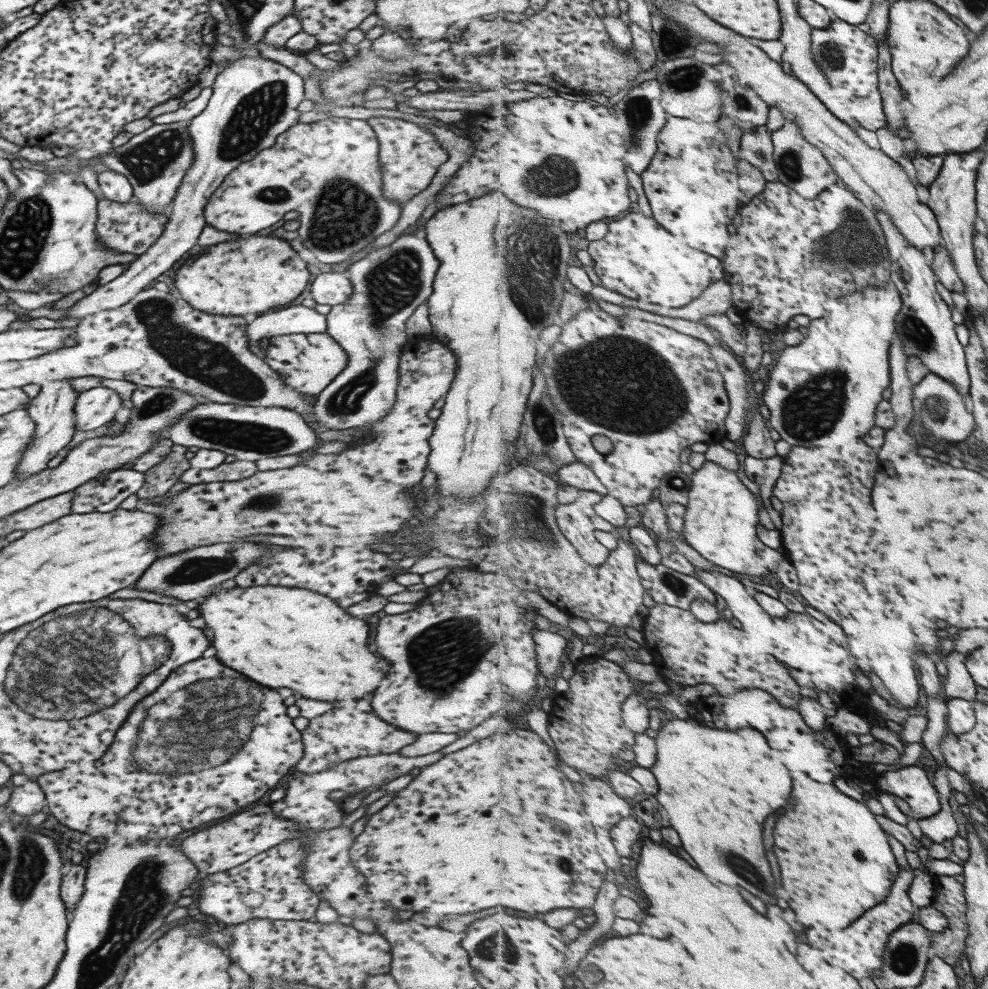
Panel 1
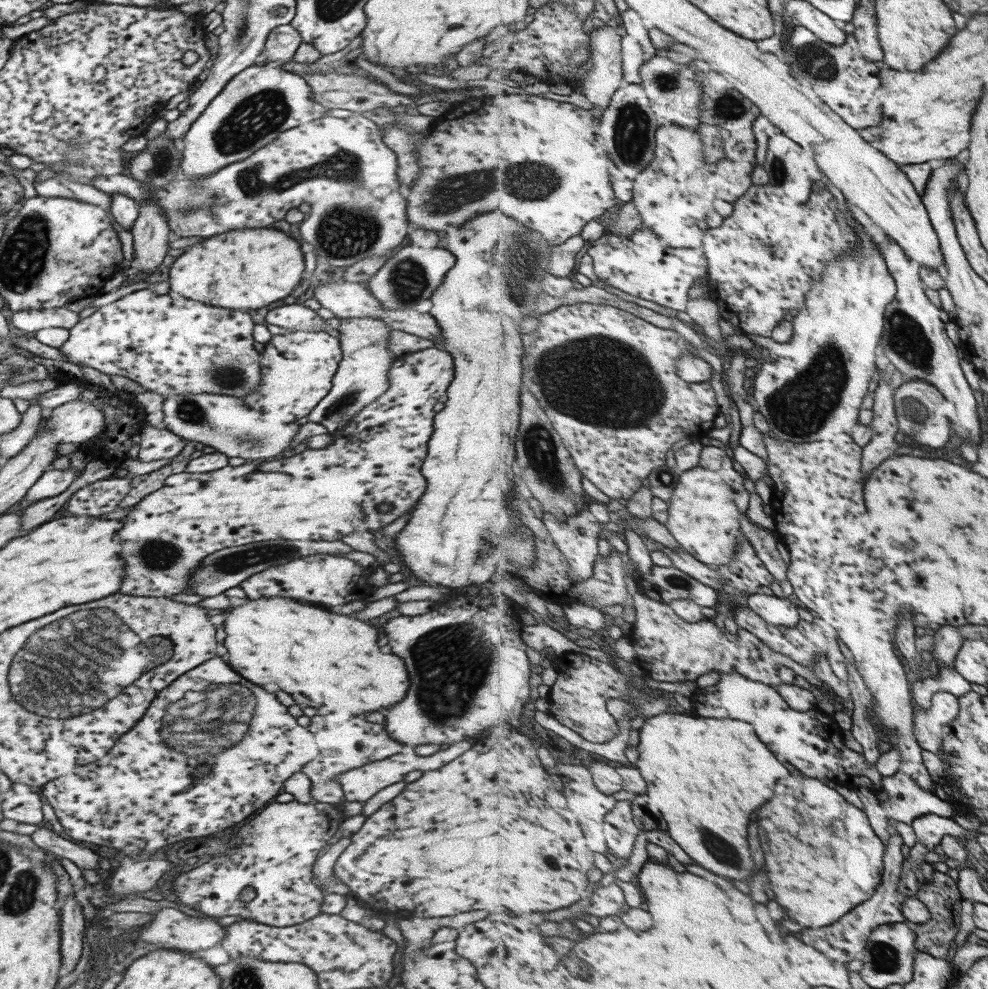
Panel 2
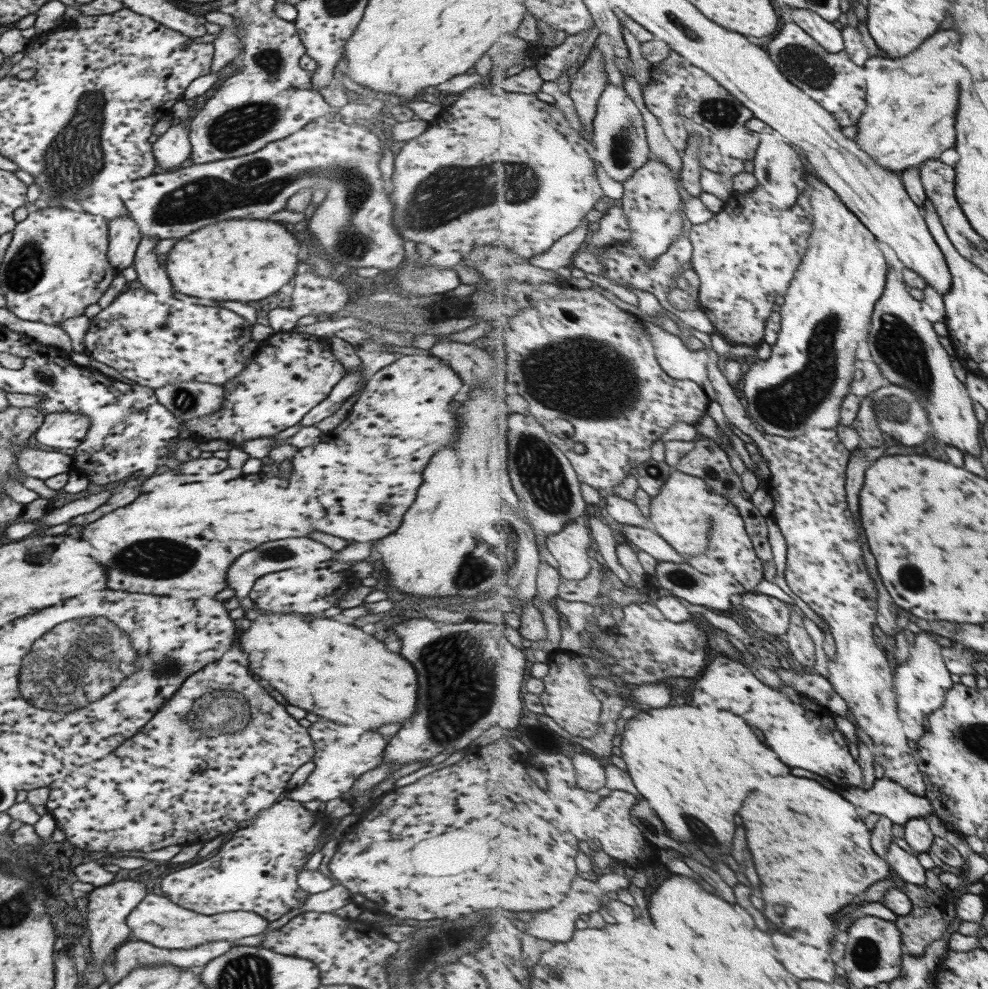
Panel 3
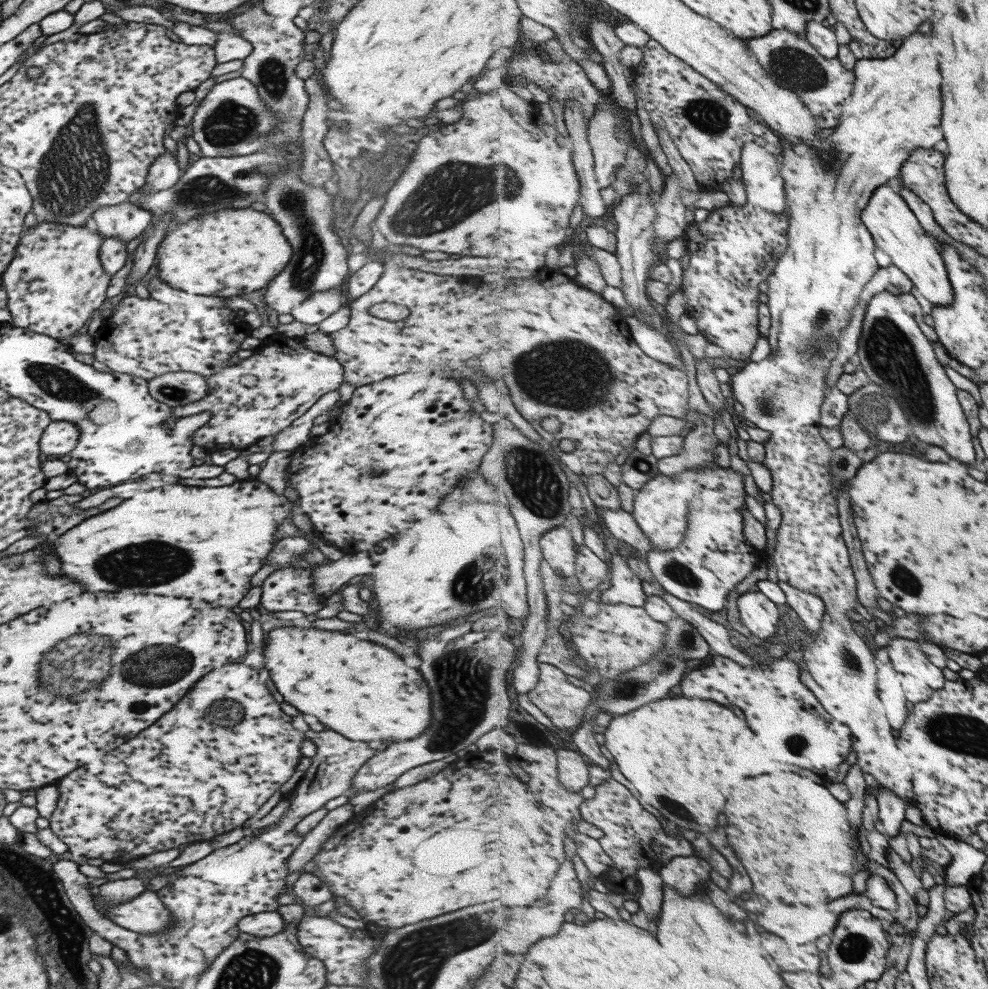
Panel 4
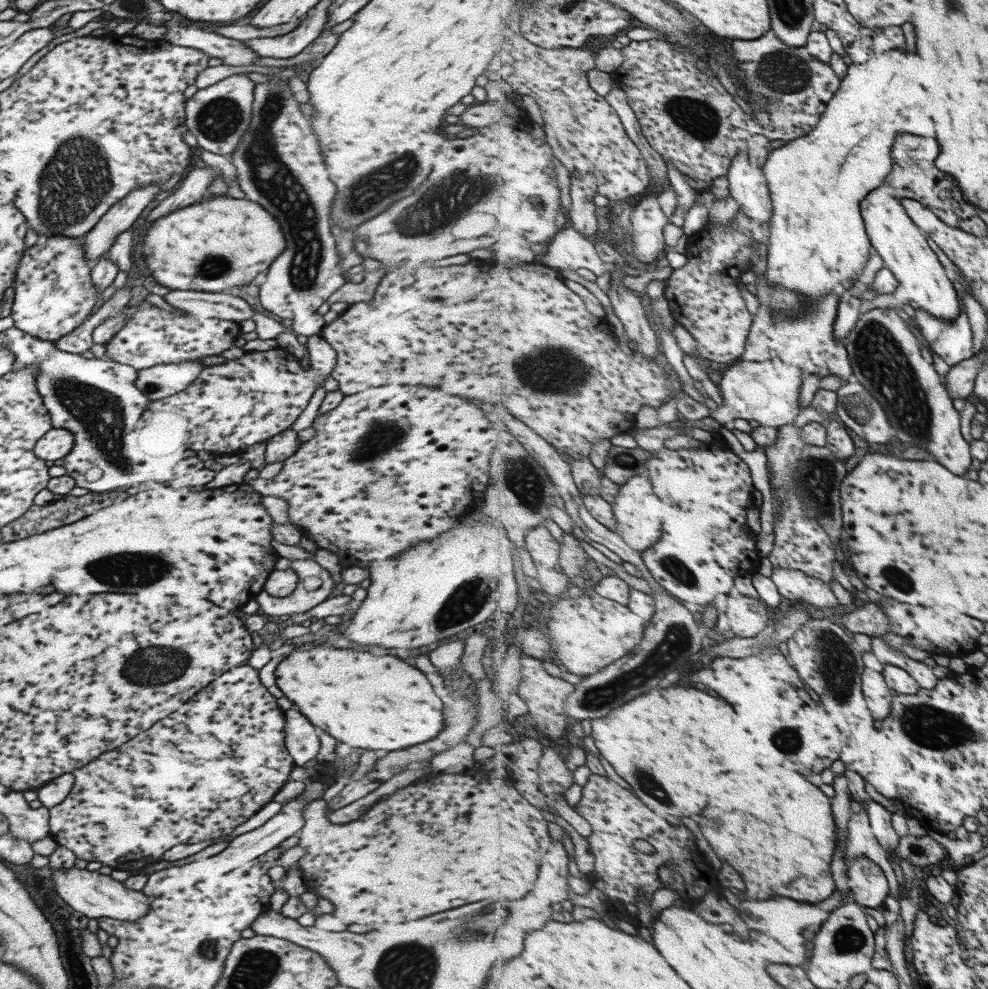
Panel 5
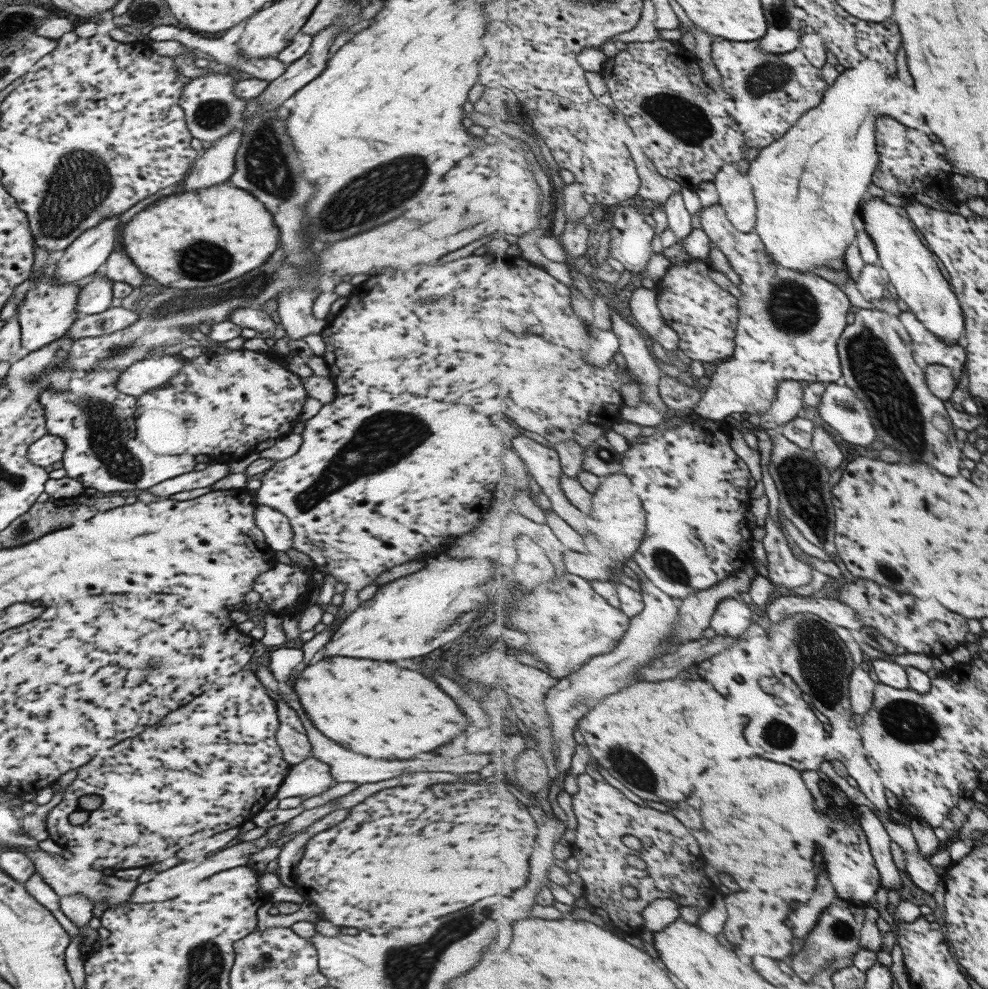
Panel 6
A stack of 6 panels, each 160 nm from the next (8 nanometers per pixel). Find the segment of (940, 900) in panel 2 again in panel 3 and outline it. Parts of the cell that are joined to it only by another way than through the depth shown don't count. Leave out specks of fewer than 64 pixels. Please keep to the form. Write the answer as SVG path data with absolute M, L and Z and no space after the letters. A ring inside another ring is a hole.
M929 869L926 885L906 883L904 891L914 904L914 911L907 916L898 915L897 926L901 929L903 952L907 955L923 956L928 946L943 938L949 923L941 921L939 910L931 905L925 894L928 886L932 890L943 889L941 876Z

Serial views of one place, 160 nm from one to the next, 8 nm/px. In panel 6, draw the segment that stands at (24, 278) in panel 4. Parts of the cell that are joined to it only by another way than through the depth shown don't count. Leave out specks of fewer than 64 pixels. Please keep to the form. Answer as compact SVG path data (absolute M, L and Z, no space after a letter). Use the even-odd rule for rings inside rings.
M55 264L48 266L41 275L31 280L32 287L25 293L24 299L16 308L15 315L16 321L20 326L20 346L22 352L33 352L39 347L63 337L67 330L69 330L69 326L73 324L73 321L80 316L75 308L80 287L74 283L58 283L51 274L53 267L55 267Z

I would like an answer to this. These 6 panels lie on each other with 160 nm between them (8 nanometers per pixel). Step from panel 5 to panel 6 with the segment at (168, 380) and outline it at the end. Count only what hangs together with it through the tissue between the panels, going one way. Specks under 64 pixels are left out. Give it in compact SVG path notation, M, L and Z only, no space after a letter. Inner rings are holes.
M177 353L136 361L120 371L116 387L123 394L139 396L151 388L163 386L164 382L179 372L179 369L184 365L183 360L183 356Z

